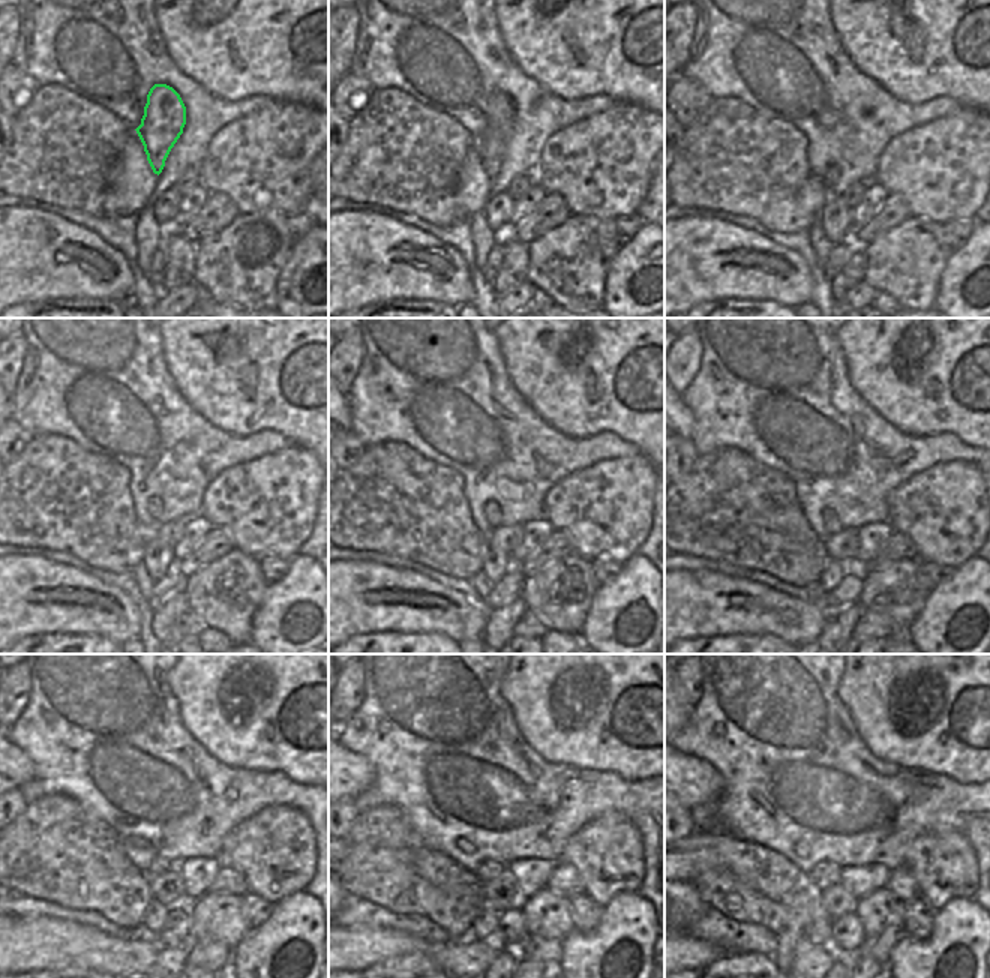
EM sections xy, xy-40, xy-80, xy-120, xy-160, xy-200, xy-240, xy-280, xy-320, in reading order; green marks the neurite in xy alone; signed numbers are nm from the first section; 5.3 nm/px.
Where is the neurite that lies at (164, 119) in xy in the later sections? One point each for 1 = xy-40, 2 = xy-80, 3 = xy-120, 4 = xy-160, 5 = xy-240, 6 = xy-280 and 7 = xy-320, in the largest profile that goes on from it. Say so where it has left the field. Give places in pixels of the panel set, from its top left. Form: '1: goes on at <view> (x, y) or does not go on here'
1: goes on at xy-40 (500, 113)
2: goes on at xy-80 (831, 176)
3: goes on at xy-120 (155, 506)
4: goes on at xy-160 (492, 512)
5: goes on at xy-240 (158, 866)
6: goes on at xy-280 (488, 870)
7: goes on at xy-320 (825, 873)

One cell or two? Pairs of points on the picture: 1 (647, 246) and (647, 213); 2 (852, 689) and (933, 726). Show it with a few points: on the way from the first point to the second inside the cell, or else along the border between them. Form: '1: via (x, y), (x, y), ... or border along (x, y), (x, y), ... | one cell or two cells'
1: border along (645, 221), (648, 222) | two cells
2: via (872, 708), (903, 738), (914, 737) | one cell

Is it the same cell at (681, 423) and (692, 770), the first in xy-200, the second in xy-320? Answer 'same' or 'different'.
same

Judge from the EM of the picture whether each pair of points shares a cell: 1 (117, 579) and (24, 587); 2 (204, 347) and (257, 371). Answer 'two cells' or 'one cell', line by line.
1: two cells
2: one cell

